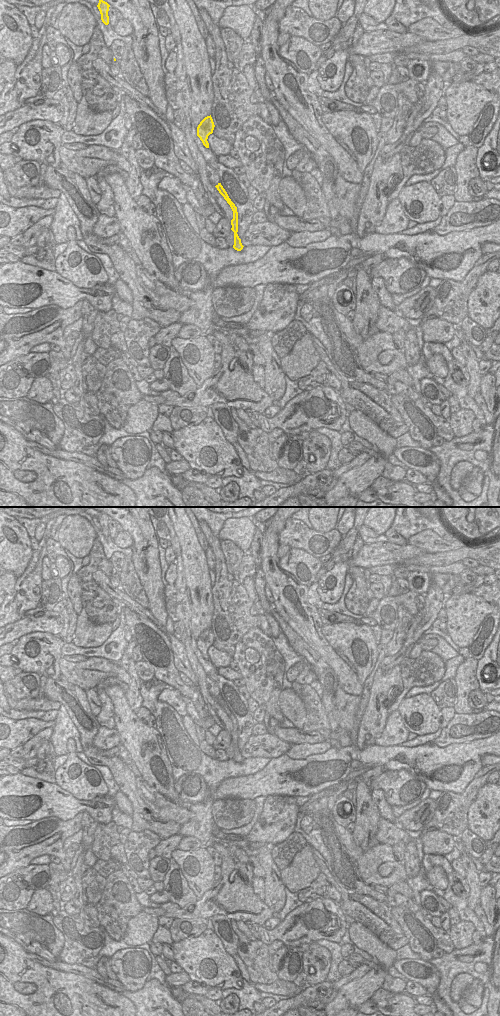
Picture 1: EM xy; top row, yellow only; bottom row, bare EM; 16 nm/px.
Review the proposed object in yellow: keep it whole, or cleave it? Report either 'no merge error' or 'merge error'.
merge error

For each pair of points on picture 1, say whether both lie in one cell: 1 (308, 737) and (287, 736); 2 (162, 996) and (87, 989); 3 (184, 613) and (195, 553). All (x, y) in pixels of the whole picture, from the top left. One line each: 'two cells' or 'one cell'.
1: one cell
2: two cells
3: two cells

